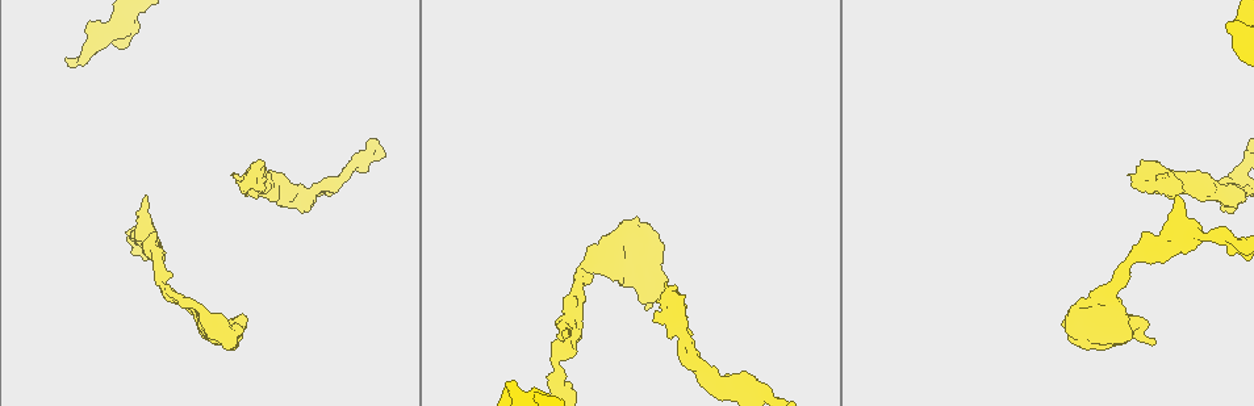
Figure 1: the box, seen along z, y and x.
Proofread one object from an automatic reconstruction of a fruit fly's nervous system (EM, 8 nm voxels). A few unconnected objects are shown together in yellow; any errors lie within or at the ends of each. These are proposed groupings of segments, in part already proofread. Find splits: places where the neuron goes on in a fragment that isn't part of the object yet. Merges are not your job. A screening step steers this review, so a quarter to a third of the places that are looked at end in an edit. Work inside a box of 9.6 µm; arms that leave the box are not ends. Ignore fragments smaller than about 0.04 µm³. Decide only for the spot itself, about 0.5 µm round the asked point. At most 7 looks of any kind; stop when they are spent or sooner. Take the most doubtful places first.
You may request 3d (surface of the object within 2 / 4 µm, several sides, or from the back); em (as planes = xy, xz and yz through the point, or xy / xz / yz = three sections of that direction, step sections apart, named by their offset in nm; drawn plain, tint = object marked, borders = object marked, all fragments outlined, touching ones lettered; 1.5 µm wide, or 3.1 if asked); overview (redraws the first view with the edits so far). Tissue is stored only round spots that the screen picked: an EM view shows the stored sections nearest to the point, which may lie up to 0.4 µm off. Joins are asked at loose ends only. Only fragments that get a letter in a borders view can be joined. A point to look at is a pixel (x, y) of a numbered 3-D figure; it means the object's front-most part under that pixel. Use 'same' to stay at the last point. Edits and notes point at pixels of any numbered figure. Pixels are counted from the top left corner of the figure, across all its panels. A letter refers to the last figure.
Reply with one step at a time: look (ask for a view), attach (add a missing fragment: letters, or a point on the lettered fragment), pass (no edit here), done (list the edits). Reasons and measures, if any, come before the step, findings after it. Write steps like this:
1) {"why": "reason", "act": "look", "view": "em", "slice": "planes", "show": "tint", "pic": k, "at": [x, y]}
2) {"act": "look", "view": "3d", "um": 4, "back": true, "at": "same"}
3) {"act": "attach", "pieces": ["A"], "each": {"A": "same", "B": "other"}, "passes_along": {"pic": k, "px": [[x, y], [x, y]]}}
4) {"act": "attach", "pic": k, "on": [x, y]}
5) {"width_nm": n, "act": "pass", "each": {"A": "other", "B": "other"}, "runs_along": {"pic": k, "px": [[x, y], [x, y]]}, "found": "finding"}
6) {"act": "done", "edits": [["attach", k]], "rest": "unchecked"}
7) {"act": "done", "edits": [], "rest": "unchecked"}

{"why": "an open end", "act": "look", "view": "em", "slice": "planes", "show": "borders", "pic": 1, "at": [1176, 197]}

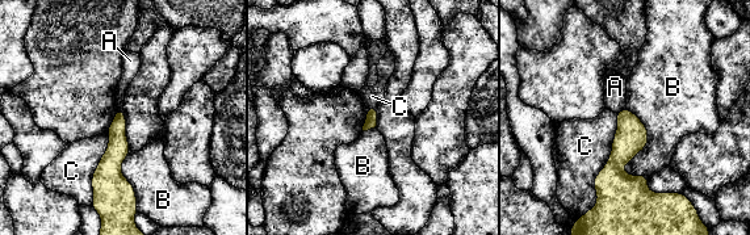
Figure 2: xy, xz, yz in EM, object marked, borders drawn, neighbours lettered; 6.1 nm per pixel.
{"longest_contact_nm": ["C", 550], "act": "pass", "each": {"A": "other", "B": "other", "C": "other"}, "runs_along": {"pic": 2, "px": [[625, 112], [619, 194]]}, "found": "none of them fits"}

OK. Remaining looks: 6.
{"act": "look", "view": "em", "slice": "planes", "show": "tint", "pic": 1, "at": [509, 385]}

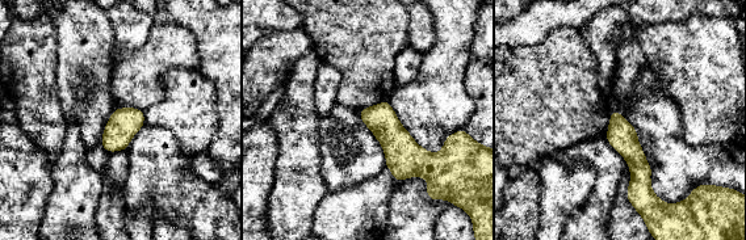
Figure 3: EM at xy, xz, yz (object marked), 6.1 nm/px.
{"act": "look", "view": "em", "slice": "planes", "show": "borders", "at": "same"}

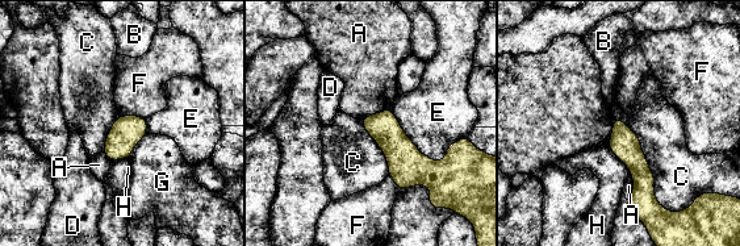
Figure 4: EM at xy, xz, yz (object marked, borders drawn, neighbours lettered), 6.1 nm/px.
{"act": "pass", "each": {"A": "other", "B": "other", "C": "other", "D": "other", "E": "other", "F": "other", "G": "other", "H": "other"}, "runs_along": {"pic": 4, "px": [[617, 121], [643, 176], [643, 217]]}, "found": "no lettered fragment goes on from it"}

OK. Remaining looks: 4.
{"why": "free end", "act": "look", "view": "3d", "um": 4, "pic": 1, "at": [1071, 341]}

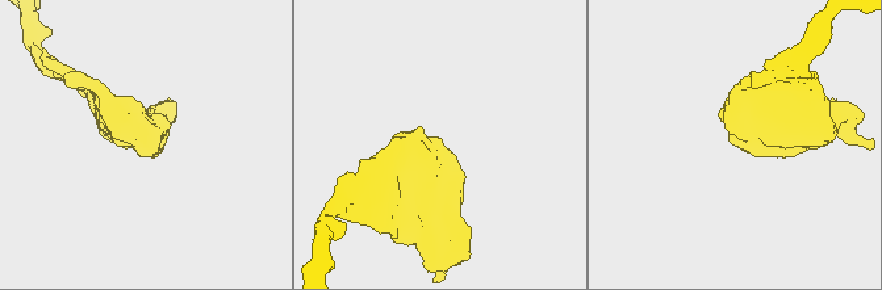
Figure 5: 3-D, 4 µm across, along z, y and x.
{"act": "look", "view": "em", "slice": "xz", "step": 8, "show": "borders", "pic": 5, "at": [729, 138]}

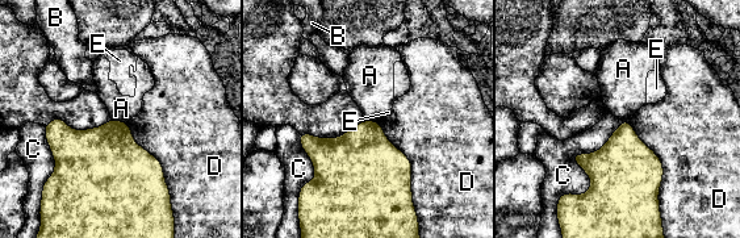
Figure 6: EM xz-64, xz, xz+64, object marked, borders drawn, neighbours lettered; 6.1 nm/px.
{"act": "pass", "each": {"A": "other", "B": "other", "C": "other", "D": "other", "E": "other"}, "found": "no lettered fragment goes on from it"}

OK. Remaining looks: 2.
{"act": "done", "edits": [], "rest": "unchecked"}

